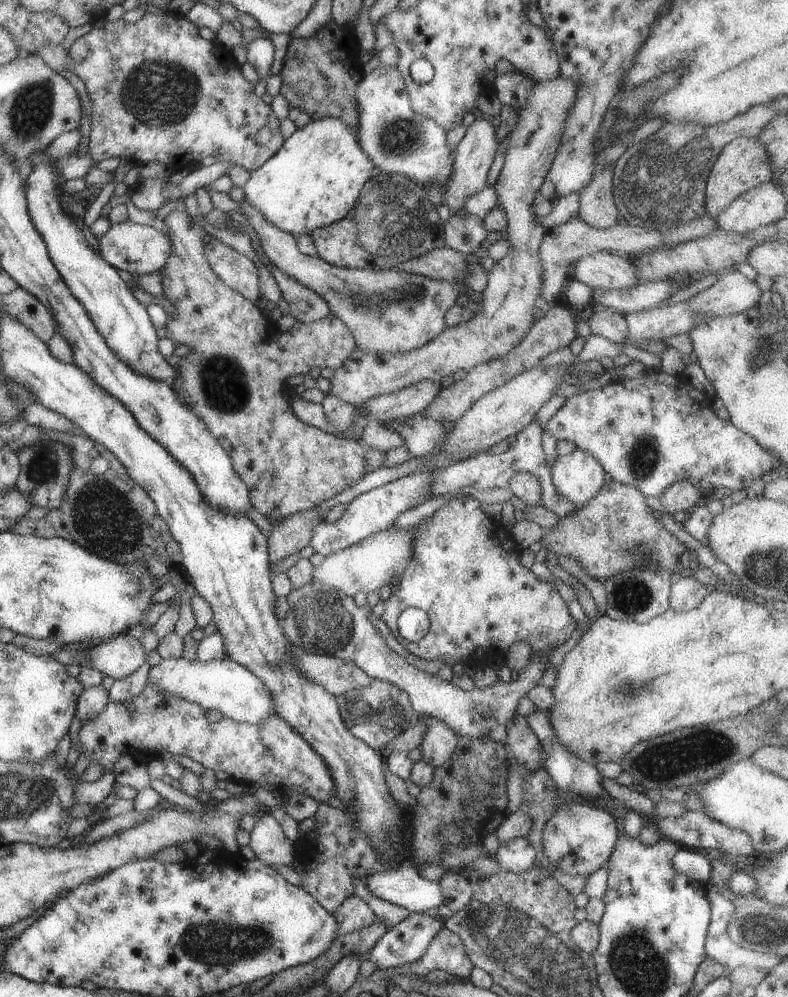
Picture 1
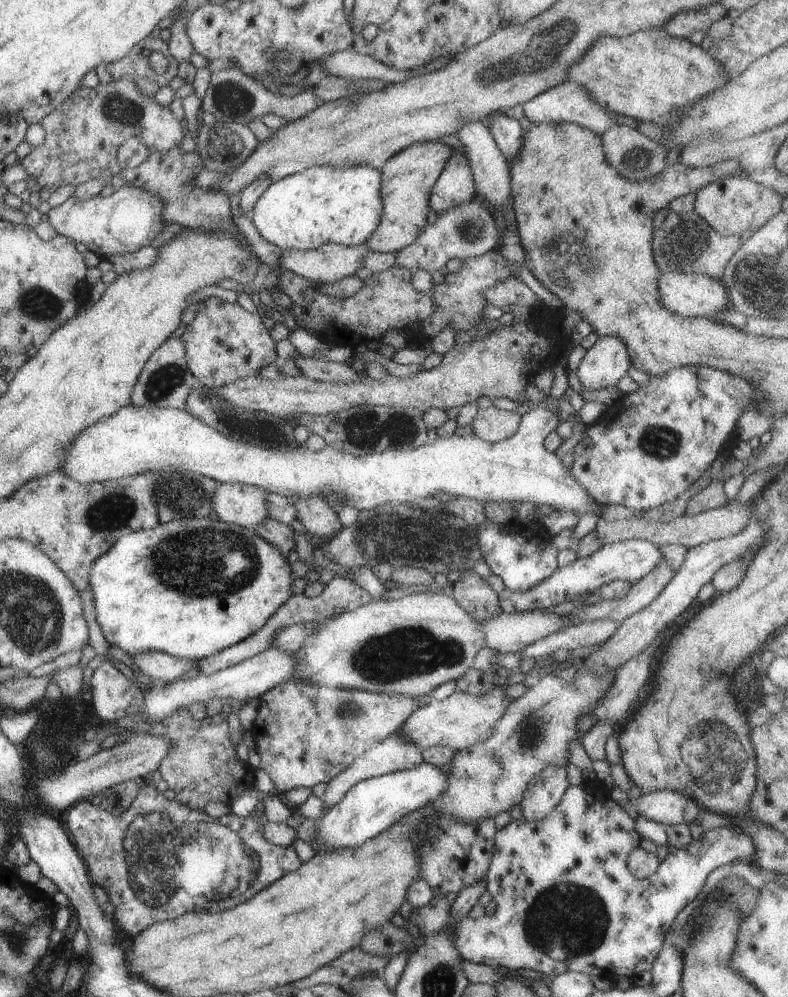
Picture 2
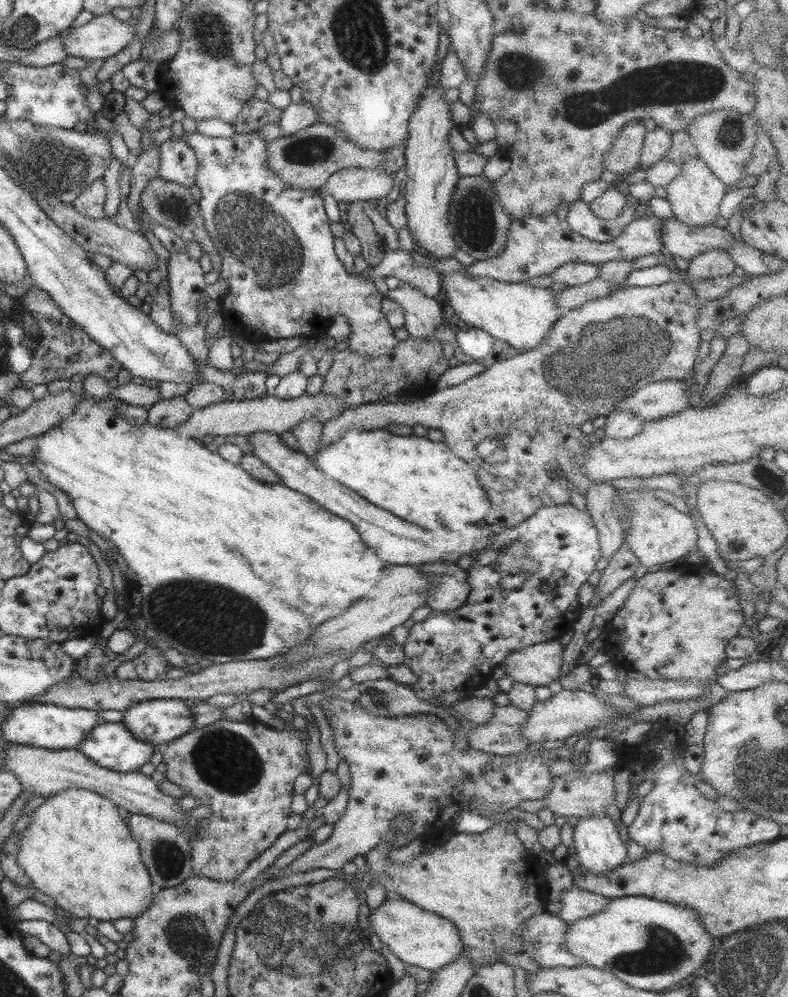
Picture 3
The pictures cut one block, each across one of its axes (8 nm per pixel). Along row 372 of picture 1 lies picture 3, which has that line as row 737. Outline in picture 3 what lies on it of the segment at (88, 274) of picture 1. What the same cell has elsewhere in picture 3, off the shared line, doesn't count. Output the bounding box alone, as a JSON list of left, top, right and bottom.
[123,699,194,746]

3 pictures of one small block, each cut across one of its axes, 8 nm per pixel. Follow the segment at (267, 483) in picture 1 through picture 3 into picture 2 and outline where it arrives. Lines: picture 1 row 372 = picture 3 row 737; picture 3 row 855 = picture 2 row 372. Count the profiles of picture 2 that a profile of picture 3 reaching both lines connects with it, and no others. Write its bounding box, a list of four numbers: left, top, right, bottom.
[178,297,280,388]

